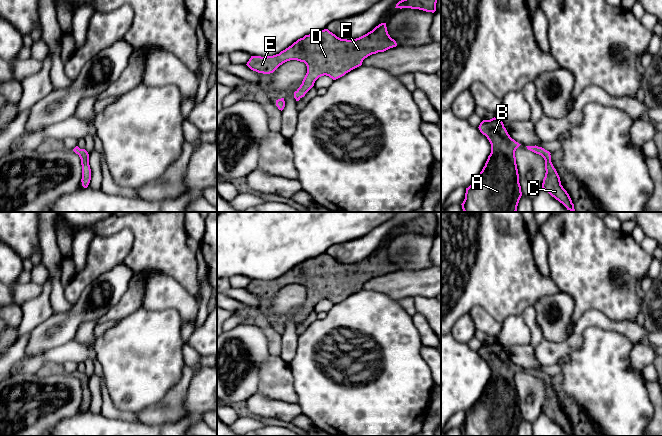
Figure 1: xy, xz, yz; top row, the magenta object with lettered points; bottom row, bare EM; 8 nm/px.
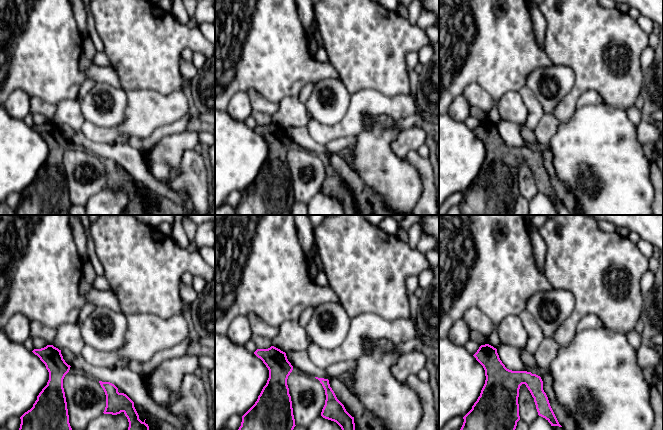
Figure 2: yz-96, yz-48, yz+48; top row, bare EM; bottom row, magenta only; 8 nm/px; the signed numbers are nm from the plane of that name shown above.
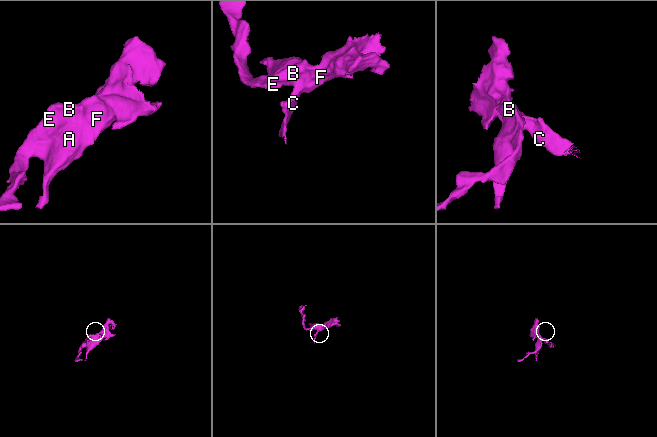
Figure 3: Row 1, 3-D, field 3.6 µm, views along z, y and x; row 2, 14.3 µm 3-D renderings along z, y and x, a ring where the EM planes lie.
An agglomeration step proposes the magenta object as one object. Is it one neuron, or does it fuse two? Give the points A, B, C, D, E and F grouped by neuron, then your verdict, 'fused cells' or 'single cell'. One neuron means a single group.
A B C D E F; single cell

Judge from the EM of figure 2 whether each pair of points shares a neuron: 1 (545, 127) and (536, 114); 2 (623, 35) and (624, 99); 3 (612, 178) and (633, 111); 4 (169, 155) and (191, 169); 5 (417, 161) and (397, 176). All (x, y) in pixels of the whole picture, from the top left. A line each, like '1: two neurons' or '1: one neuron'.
1: two neurons
2: one neuron
3: two neurons
4: two neurons
5: two neurons

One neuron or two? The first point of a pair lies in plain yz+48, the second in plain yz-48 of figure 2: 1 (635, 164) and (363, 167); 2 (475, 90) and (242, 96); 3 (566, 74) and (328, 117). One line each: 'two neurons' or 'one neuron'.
1: one neuron
2: two neurons
3: one neuron

